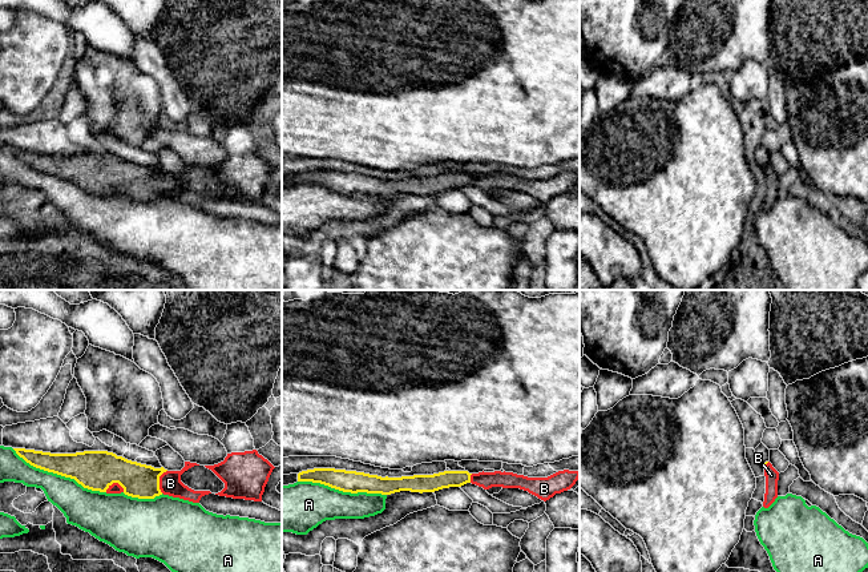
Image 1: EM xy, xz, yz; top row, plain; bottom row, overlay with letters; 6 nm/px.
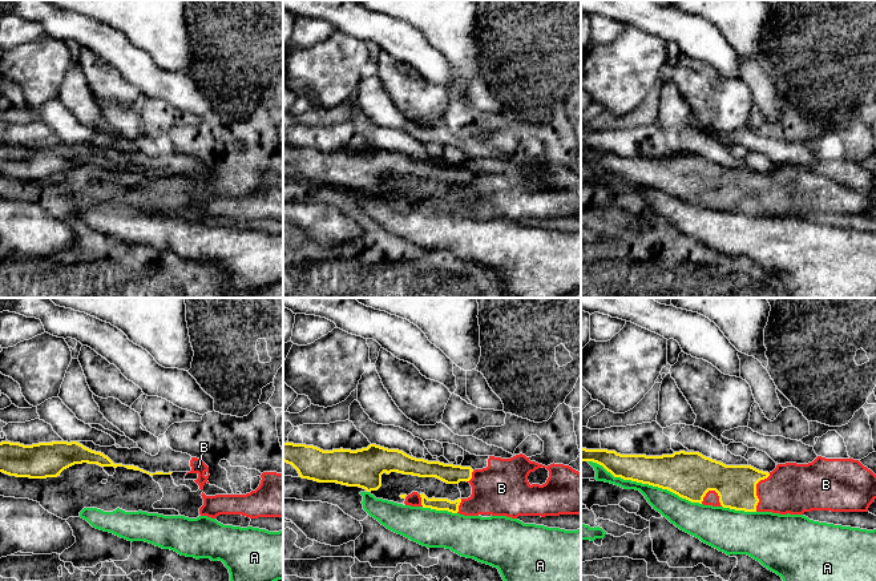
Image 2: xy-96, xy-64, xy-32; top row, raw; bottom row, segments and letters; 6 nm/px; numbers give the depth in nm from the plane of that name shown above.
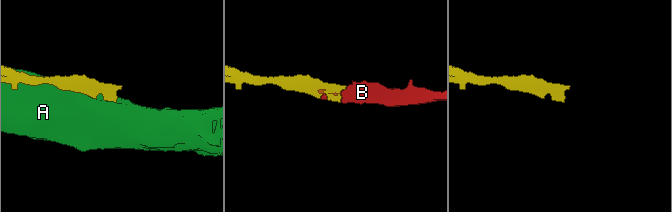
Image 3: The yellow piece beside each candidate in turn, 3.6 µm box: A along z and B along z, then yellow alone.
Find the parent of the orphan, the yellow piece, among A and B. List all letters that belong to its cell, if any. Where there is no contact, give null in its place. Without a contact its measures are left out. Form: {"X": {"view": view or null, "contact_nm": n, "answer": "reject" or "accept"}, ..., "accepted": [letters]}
{"A": {"view": "xy", "contact_nm": 650, "answer": "reject"}, "B": {"view": "xy", "contact_nm": 150, "answer": "accept"}, "accepted": ["B"]}

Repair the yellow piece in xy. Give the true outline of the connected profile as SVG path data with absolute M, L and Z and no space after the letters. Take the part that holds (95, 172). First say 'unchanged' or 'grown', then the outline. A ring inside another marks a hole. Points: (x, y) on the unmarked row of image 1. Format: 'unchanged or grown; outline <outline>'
grown; outline M13 150L31 168L74 181L84 190L106 196L121 196L138 201L154 201L169 197L193 205L210 193L194 193L181 184L181 177L197 165L185 164L181 173L154 170L117 158L108 153L84 153L76 156L51 156L25 150Z

